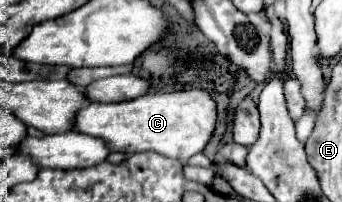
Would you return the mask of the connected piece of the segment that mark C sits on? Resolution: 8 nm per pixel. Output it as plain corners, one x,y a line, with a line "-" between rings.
175,90
175,92
149,92
135,100
101,104
89,102
75,114
75,128
89,136
101,136
109,142
111,152
135,154
135,152
157,152
175,160
187,160
201,152
211,138
215,128
217,110
215,102
203,90

